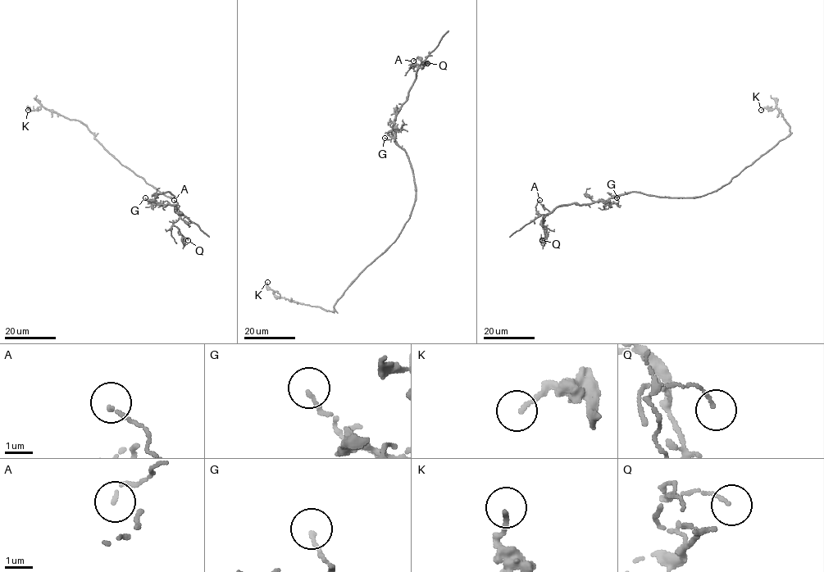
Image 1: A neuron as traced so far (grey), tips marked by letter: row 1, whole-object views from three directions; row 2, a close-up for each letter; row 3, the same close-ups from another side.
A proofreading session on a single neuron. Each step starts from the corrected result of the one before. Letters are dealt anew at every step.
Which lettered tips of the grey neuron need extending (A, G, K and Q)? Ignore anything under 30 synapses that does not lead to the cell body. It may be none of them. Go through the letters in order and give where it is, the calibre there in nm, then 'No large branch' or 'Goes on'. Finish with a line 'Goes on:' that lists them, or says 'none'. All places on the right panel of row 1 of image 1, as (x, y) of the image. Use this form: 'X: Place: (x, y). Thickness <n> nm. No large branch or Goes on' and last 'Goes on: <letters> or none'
A: Place: (539, 200). Thickness 110 nm. No large branch
G: Place: (616, 197). Thickness 130 nm. No large branch
K: Place: (761, 110). Thickness 140 nm. No large branch
Q: Place: (542, 240). Thickness 100 nm. No large branch
Goes on: none

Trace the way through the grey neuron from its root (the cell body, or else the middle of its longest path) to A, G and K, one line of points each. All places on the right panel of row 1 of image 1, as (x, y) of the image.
A: (698, 197), (662, 197), (630, 192), (590, 204), (560, 205), (545, 214), (539, 214), (535, 211), (539, 200)
G: (698, 197), (662, 197), (630, 192), (611, 197), (608, 201), (617, 204), (616, 197)
K: (698, 197), (717, 191), (789, 134), (789, 126), (776, 106), (771, 111), (766, 107), (761, 110)

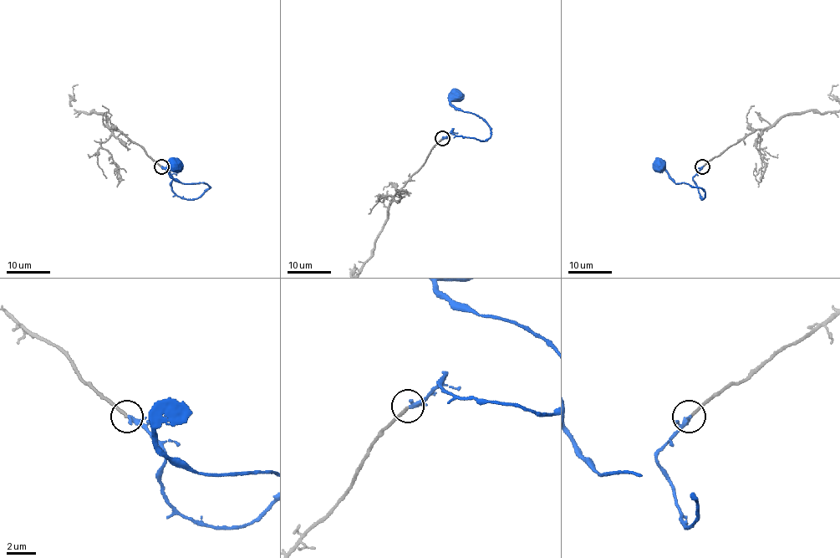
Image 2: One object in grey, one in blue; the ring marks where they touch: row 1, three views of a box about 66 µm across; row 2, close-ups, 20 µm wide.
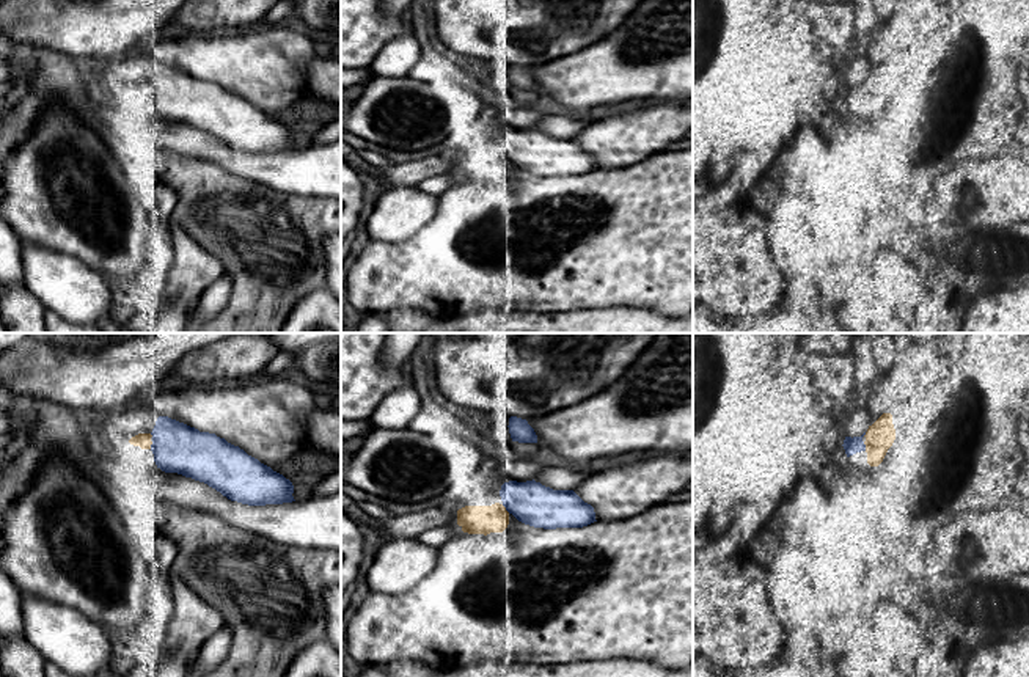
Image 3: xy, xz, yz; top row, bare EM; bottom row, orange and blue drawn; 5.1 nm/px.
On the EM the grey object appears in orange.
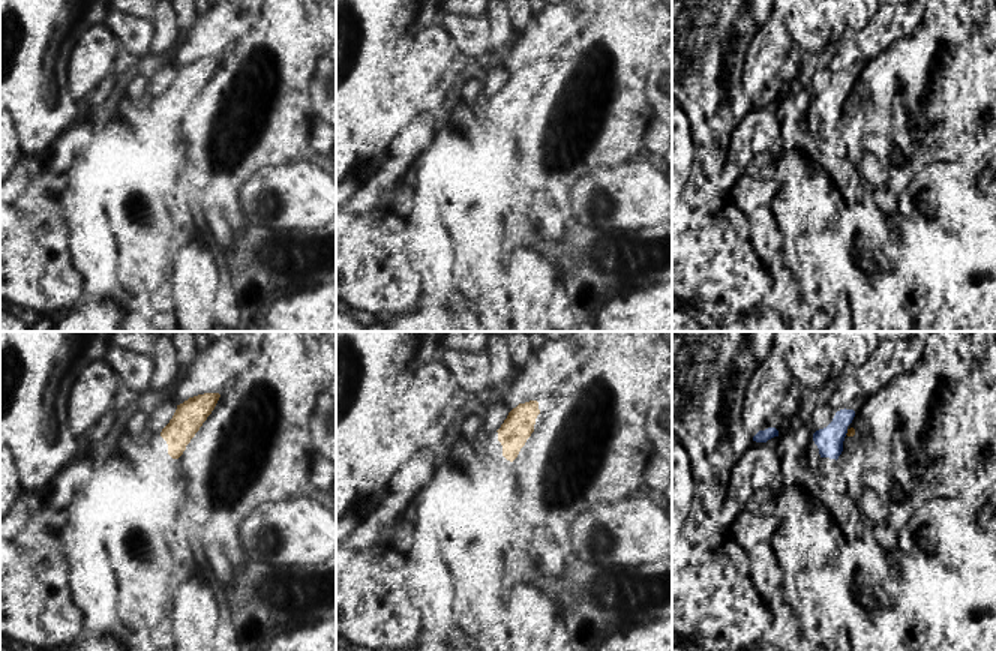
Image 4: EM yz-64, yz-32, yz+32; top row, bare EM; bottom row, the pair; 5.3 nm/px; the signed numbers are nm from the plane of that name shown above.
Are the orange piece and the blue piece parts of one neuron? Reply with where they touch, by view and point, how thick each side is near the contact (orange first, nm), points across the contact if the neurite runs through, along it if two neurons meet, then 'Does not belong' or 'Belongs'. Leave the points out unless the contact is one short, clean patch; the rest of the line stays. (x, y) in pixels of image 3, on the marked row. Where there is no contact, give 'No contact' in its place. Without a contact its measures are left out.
Touches orange at xz (505, 509). Thickness 140 nm (orange) against 220 nm. Belongs

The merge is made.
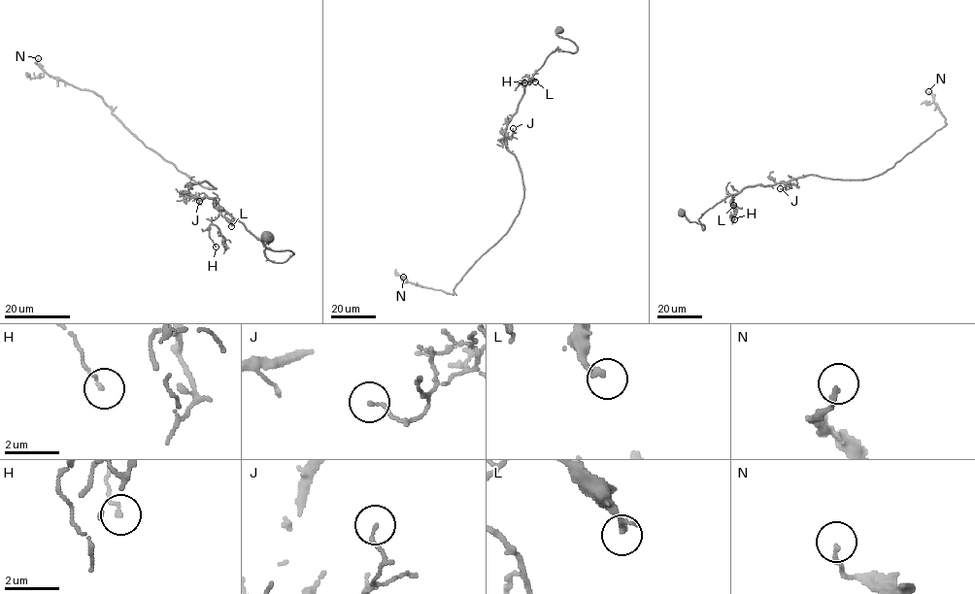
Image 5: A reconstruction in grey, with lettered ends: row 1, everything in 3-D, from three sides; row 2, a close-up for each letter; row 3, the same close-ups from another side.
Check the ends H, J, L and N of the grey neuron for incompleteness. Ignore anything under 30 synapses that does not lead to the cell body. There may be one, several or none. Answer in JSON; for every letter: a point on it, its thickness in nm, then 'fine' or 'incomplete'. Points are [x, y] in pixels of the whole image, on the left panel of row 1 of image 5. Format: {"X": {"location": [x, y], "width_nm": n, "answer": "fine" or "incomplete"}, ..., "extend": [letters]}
{"H": {"location": [216, 247], "width_nm": 110, "answer": "fine"}, "J": {"location": [199, 201], "width_nm": 110, "answer": "fine"}, "L": {"location": [231, 226], "width_nm": 220, "answer": "fine"}, "N": {"location": [38, 58], "width_nm": 140, "answer": "fine"}, "extend": []}

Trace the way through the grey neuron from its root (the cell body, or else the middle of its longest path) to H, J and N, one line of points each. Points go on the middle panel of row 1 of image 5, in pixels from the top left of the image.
H: (559, 30), (556, 34), (570, 40), (577, 50), (559, 50), (557, 47), (527, 82), (520, 82), (524, 82)
J: (559, 30), (577, 50), (557, 47), (548, 55), (525, 85), (504, 137), (513, 128)
N: (559, 30), (577, 50), (557, 47), (548, 55), (507, 124), (523, 187), (509, 230), (453, 293), (403, 277)

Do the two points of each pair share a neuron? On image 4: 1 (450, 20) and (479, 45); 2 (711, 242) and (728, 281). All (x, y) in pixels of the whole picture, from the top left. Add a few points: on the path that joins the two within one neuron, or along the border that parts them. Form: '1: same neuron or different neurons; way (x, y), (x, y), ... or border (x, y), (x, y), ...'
1: same neuron; way (458, 24), (471, 38)
2: same neuron; way (713, 251), (714, 267), (719, 272)

